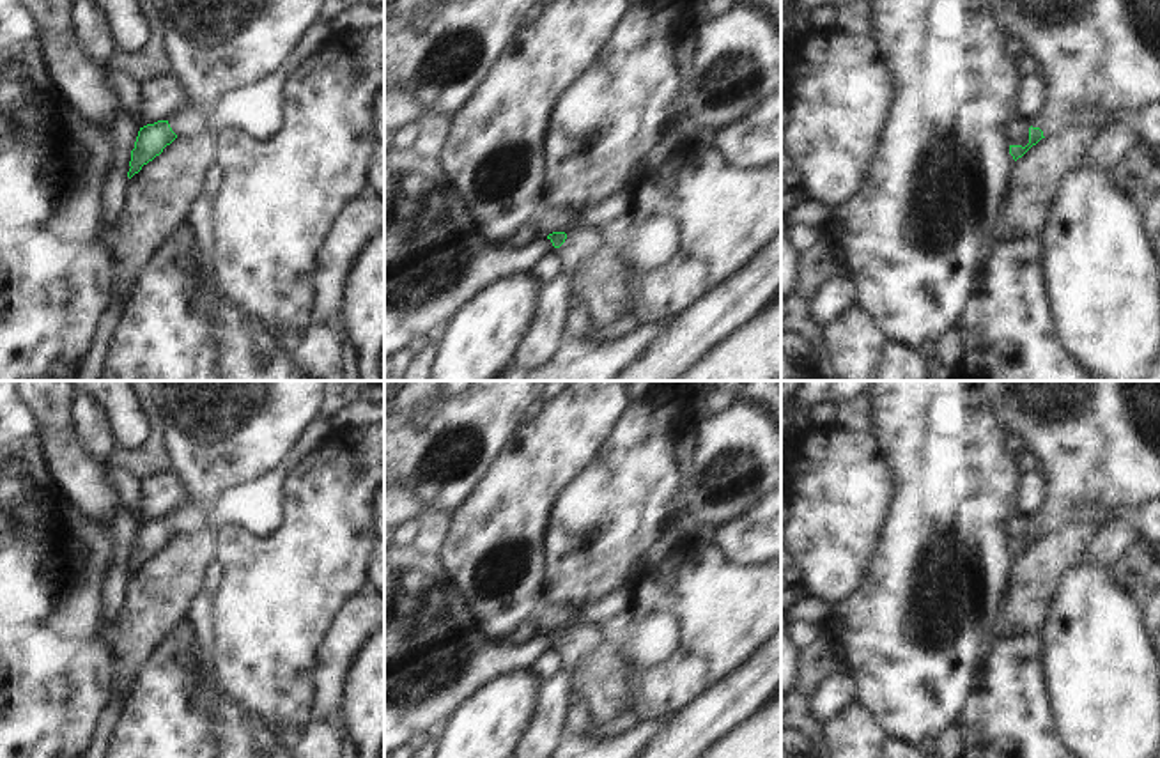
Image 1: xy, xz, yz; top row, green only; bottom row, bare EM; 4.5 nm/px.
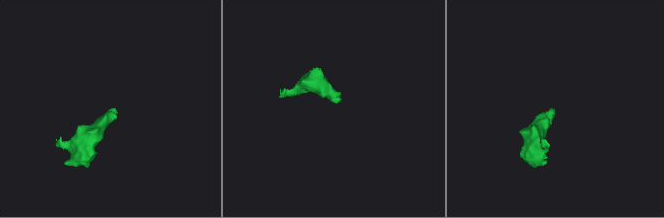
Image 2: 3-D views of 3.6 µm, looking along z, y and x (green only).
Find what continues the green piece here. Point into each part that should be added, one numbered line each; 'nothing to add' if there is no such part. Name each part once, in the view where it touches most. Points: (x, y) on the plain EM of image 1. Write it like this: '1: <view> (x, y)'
1: yz (1095, 441).

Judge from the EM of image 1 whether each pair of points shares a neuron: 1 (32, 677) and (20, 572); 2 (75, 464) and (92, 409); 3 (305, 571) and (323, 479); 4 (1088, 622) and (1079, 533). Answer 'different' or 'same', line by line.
1: same
2: different
3: same
4: different

